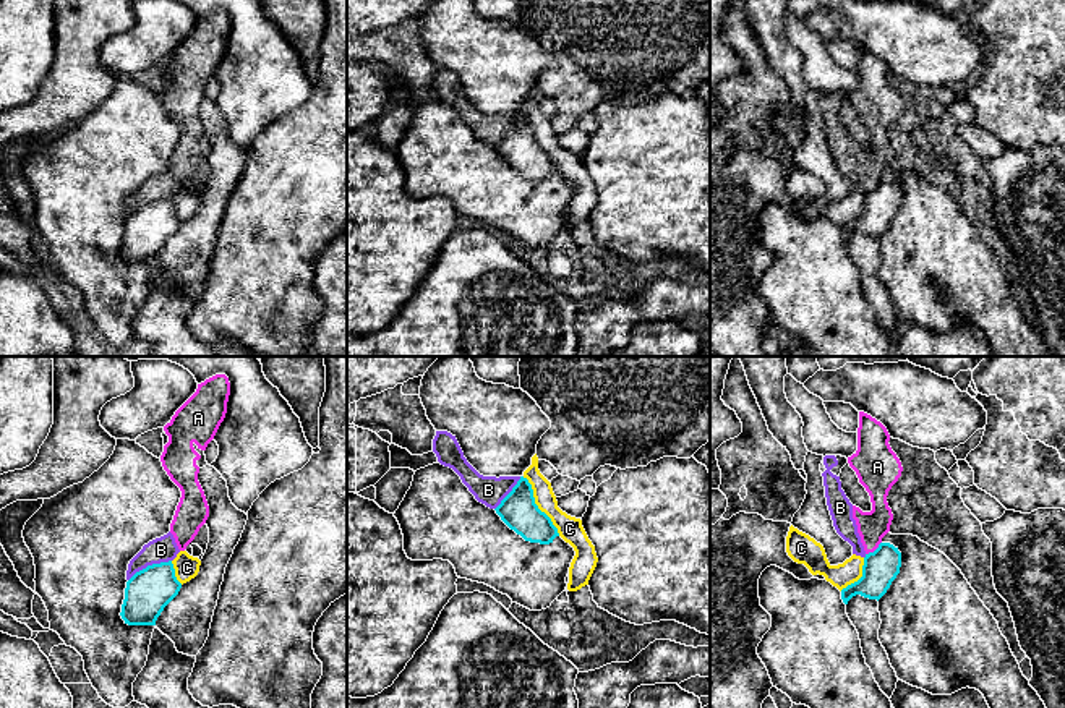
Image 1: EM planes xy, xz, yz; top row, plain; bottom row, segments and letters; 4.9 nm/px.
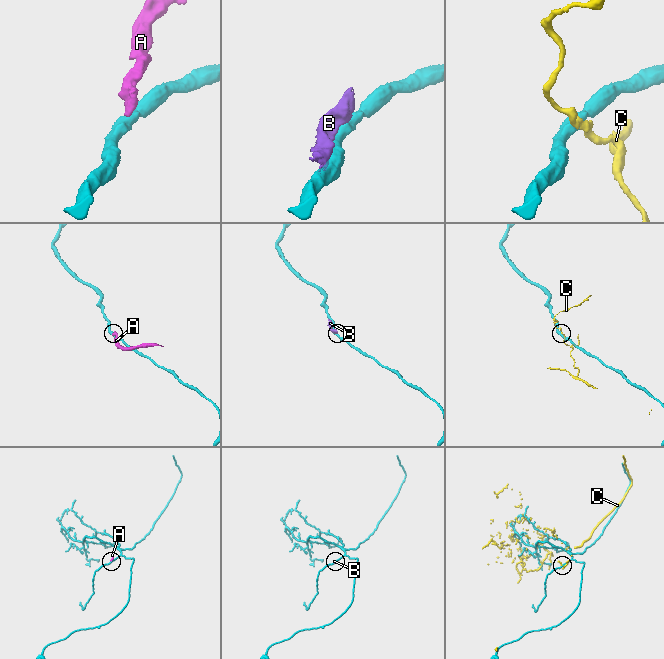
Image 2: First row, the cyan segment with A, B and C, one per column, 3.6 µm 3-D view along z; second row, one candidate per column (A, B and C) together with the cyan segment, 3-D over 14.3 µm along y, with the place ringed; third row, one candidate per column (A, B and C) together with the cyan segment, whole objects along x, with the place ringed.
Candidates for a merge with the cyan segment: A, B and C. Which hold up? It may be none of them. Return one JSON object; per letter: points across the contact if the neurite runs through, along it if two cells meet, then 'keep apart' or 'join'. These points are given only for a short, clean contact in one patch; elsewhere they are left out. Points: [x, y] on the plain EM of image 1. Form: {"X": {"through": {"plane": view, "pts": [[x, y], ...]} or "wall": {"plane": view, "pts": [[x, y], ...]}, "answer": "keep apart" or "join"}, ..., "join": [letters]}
{"A": {"wall": {"plane": "yz", "pts": [[881, 179], [866, 191]]}, "answer": "keep apart"}, "B": {"answer": "keep apart"}, "C": {"wall": {"plane": "xz", "pts": [[522, 114], [530, 122], [534, 140], [550, 156], [560, 172]]}, "answer": "keep apart"}, "join": []}

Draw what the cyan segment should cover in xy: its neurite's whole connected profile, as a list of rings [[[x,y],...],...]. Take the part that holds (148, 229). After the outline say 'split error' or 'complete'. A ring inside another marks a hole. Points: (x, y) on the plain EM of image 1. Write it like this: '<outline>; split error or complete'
[[[172,198],[148,203],[126,219],[120,253],[128,262],[156,262],[180,225]]]; complete

